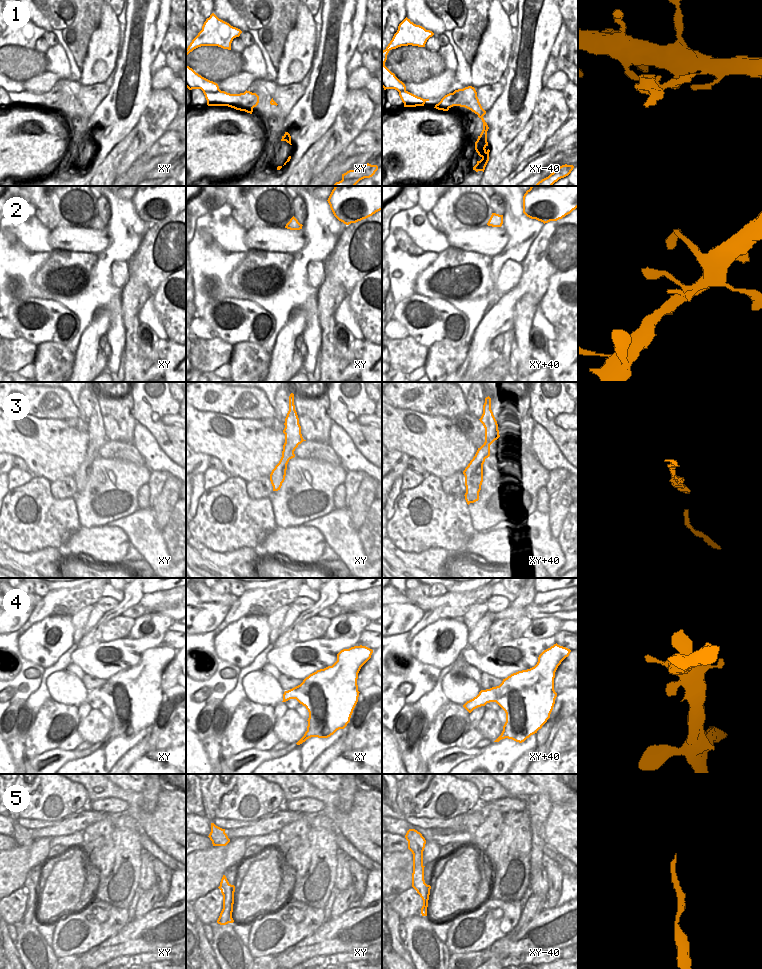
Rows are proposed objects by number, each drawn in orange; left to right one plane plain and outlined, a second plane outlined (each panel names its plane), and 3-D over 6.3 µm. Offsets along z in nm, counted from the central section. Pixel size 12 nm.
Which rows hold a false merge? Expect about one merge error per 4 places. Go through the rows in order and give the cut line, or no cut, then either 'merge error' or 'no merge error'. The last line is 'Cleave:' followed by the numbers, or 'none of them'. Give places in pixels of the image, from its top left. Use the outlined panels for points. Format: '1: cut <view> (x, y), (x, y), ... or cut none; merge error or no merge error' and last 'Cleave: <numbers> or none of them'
1: cut none; no merge error
2: cut none; no merge error
3: cut none; no merge error
4: cut none; no merge error
5: cut none; no merge error
Cleave: none of them

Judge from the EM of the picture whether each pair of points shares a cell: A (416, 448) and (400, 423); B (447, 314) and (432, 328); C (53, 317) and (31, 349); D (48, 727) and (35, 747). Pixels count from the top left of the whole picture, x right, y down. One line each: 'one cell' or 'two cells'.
A: one cell
B: one cell
C: two cells
D: one cell

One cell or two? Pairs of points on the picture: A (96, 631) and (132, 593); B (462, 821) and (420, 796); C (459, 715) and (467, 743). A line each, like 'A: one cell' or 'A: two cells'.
A: one cell
B: two cells
C: two cells

